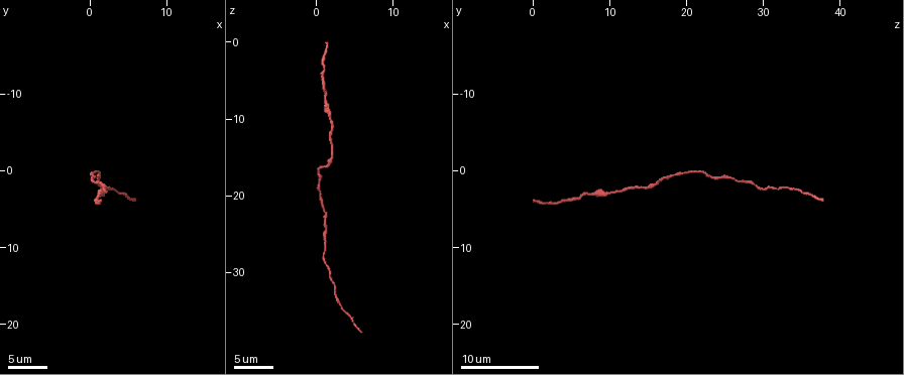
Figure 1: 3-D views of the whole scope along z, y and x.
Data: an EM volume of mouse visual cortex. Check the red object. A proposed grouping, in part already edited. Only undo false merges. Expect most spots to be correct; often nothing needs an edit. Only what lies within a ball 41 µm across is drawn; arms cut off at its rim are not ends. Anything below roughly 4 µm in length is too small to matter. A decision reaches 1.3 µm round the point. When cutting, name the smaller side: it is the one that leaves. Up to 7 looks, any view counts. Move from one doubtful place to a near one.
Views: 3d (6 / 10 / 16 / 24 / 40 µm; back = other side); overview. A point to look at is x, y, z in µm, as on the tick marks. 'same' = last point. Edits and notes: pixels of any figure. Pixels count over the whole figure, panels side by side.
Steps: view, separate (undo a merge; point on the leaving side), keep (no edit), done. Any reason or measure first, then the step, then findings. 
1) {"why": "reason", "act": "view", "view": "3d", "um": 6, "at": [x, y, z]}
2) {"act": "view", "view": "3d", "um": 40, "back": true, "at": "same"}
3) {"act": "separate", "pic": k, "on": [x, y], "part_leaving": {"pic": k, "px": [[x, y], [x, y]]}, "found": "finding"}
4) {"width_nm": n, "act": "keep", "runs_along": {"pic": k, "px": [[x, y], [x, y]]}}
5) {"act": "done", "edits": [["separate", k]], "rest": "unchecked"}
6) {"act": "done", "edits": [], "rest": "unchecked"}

{"act": "view", "view": "3d", "um": 6, "at": [0.2, 0.2, 19.8]}

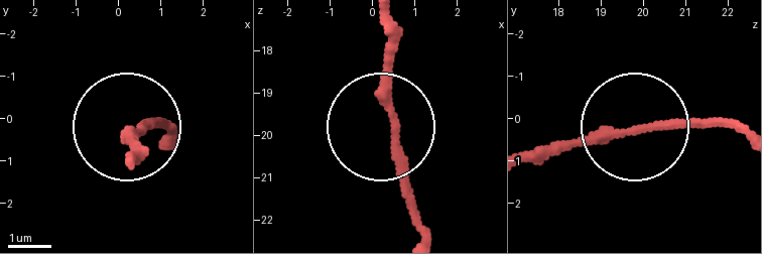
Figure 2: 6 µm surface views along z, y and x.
{"side_arm_um": 22, "act": "keep", "runs_along": {"pic": 2, "px": [[629, 131], [741, 123]]}, "found": "all the same neuron"}

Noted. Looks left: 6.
{"why": "calibre changes", "act": "view", "view": "3d", "um": 6, "at": [1.2, 3.2, 8.0]}

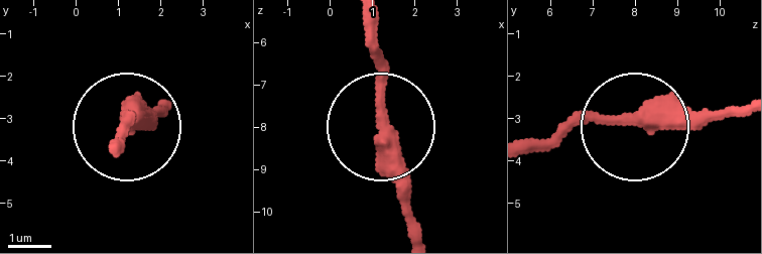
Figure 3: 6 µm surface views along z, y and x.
{"act": "keep", "runs_along": {"pic": 3, "px": [[411, 227], [400, 161], [378, 118], [378, 21]]}, "found": "one neuron here"}

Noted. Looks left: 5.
{"why": "sudden change in width", "act": "view", "view": "3d", "um": 10, "at": [2.0, 2.2, 15.0]}

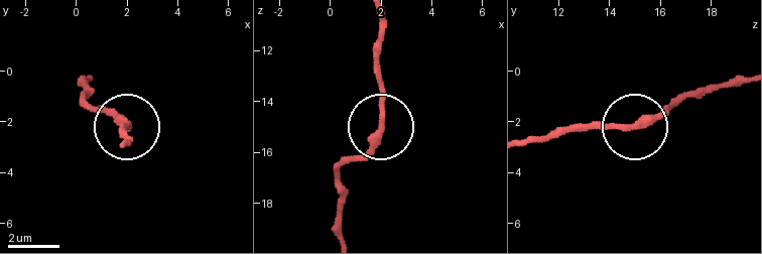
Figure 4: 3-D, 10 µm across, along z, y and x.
{"why": "other side", "act": "view", "view": "3d", "um": 10, "back": true, "at": [2.1, 2.1, 14.8]}

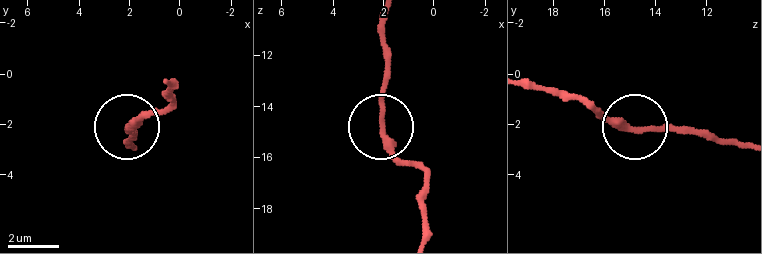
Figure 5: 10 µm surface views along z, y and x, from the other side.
{"width_nm": 270, "act": "keep", "runs_along": {"pic": 5, "px": [[526, 83], [572, 94], [643, 128], [706, 128]]}, "found": "one neuron here"}

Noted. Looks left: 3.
{"act": "view", "view": "3d", "um": 16, "at": [1.4, 0.8, 25.8]}

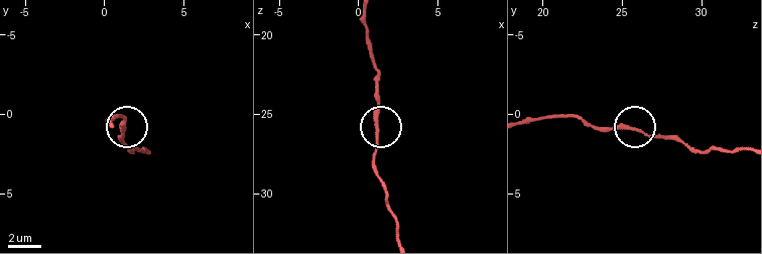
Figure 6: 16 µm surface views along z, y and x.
{"act": "keep", "found": "all the same neuron"}

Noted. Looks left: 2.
{"act": "done", "edits": [], "rest": "unchecked"}

